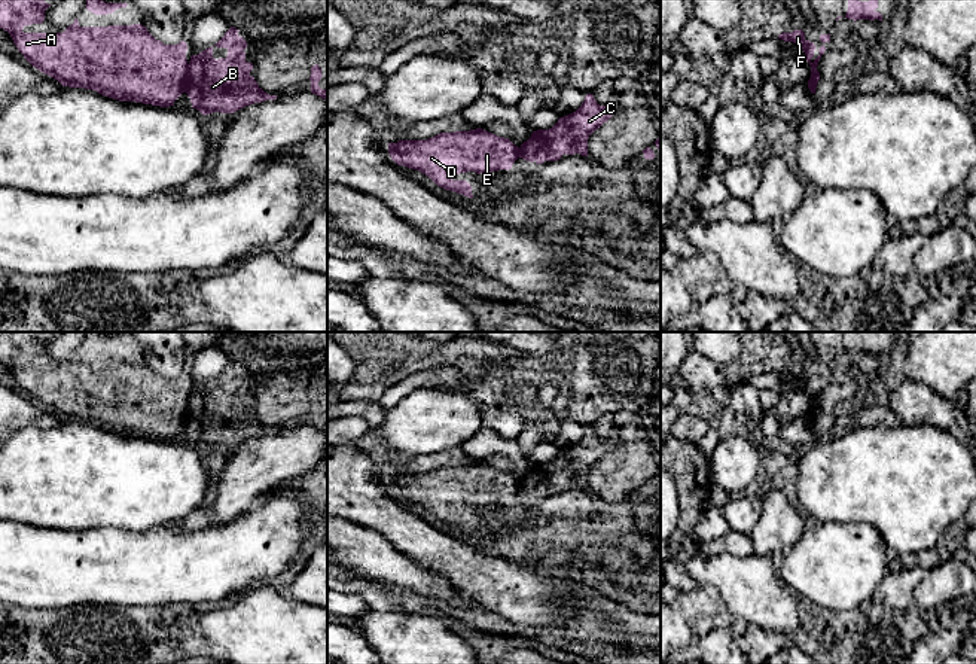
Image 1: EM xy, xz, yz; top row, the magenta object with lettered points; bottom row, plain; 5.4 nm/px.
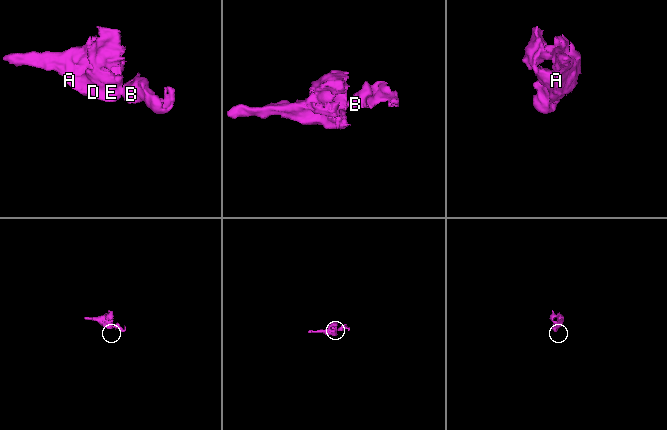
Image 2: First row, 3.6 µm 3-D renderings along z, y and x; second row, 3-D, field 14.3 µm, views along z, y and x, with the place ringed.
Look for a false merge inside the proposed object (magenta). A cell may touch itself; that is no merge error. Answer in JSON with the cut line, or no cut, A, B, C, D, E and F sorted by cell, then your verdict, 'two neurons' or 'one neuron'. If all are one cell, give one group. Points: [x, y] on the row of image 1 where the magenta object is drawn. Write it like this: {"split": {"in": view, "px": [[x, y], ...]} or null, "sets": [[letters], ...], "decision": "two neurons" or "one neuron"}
{"split": {"in": "xy", "px": [[188, 64], [183, 91]]}, "sets": [["A", "D", "E", "F"], ["B", "C"]], "decision": "two neurons"}

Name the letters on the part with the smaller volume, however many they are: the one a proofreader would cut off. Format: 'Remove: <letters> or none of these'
Remove: B, C

